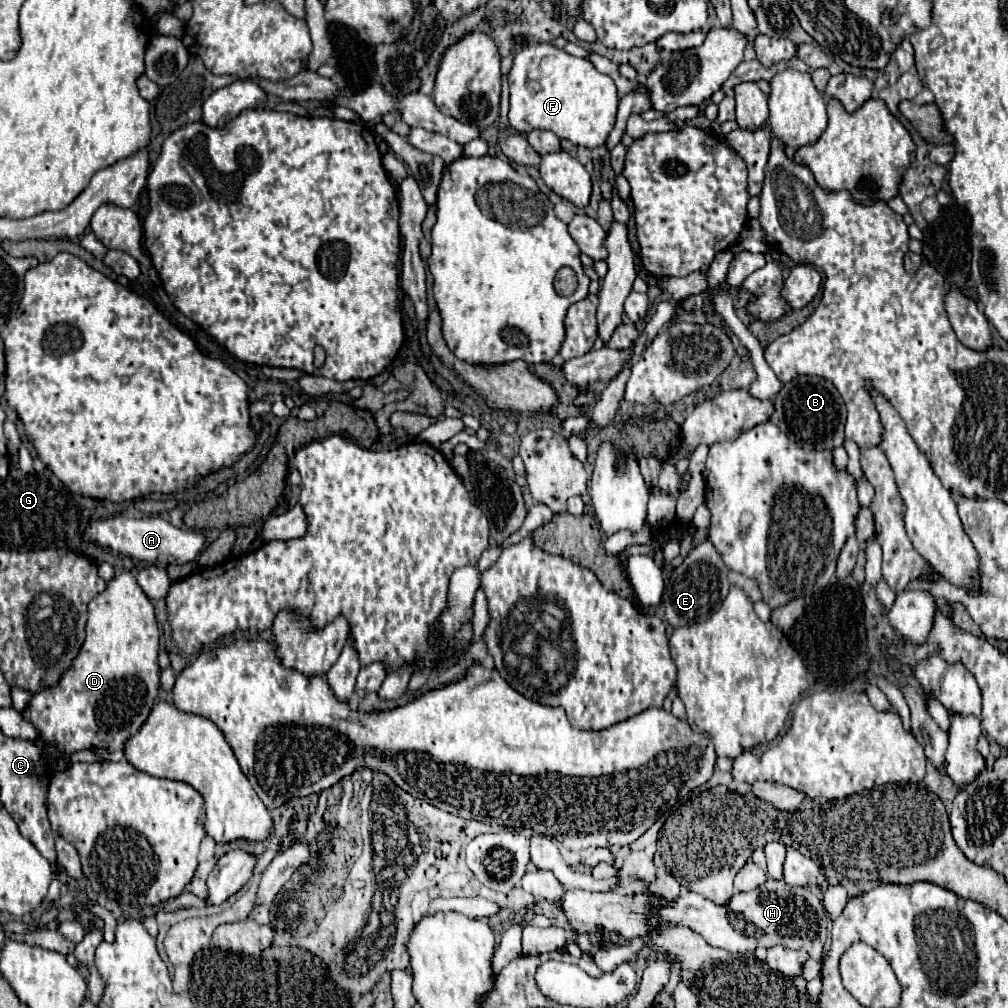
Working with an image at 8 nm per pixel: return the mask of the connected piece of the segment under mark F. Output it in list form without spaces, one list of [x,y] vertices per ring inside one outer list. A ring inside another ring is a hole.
[[[551,42],[527,44],[515,54],[509,72],[509,90],[509,124],[517,132],[543,128],[575,146],[593,150],[605,142],[615,126],[619,104],[615,82],[607,74],[601,74],[589,60],[571,56]]]

